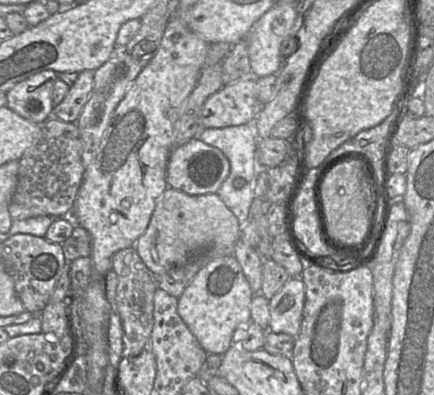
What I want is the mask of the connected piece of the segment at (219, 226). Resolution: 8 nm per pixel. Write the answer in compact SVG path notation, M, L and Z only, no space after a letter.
M168 187L157 199L150 223L133 247L157 277L198 253L213 259L233 255L240 231L238 219L216 193L189 195Z

